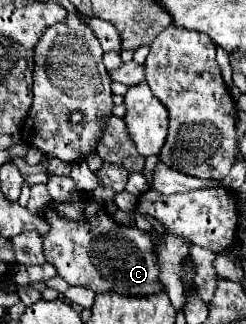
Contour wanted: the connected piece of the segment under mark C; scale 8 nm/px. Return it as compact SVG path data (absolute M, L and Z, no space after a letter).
M84 195L82 201L74 203L54 203L44 217L52 227L44 237L44 257L70 285L92 289L96 295L112 291L146 297L164 291L152 237L140 229L124 229L116 225L102 213L102 207L92 201L90 195Z

